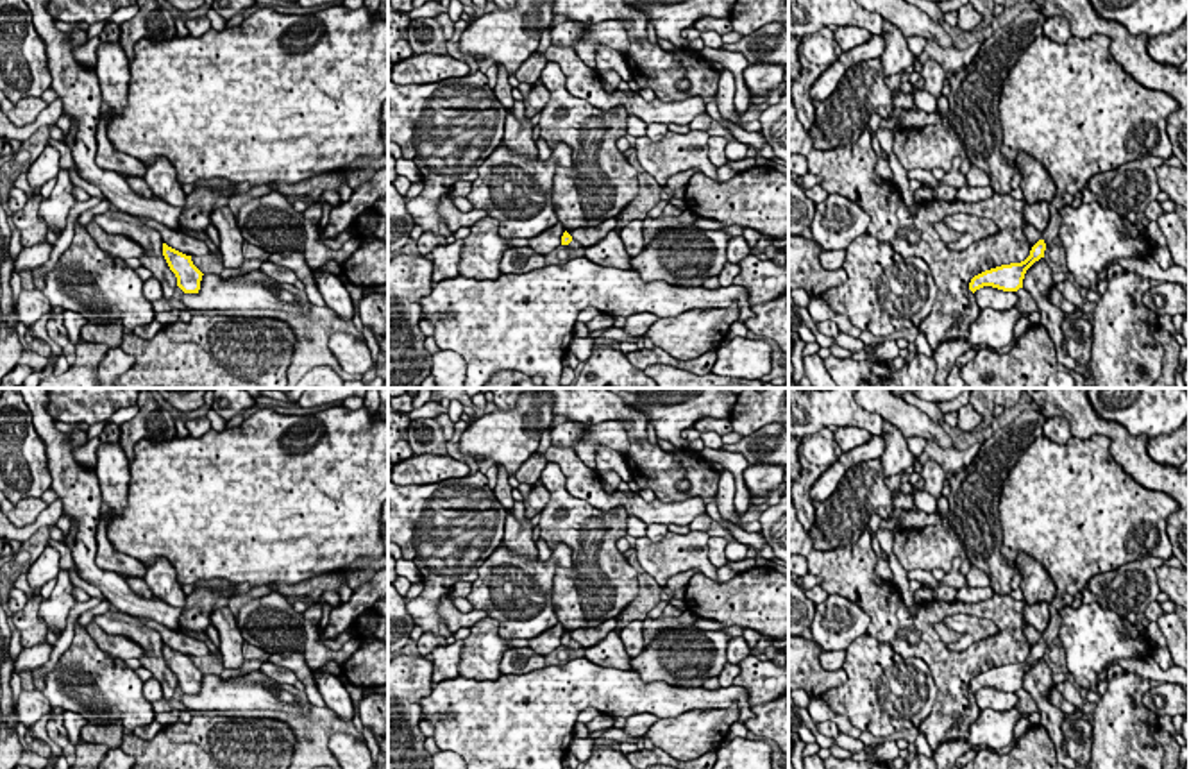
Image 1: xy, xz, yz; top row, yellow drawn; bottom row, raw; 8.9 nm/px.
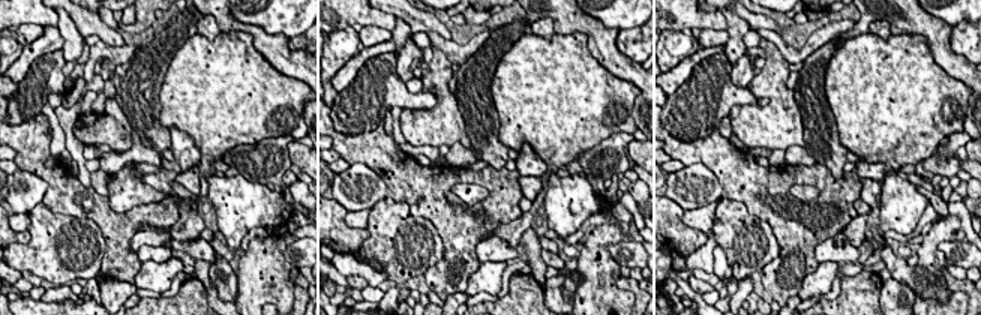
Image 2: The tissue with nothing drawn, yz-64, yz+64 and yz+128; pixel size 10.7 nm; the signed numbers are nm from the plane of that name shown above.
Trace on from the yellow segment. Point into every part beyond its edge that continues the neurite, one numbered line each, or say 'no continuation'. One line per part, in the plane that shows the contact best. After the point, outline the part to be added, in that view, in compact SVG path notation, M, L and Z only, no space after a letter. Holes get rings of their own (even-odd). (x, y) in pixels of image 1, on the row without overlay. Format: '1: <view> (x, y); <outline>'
1: yz (1073, 508); M1103 435L1085 440L1071 436L1066 445L1037 438L1008 472L998 511L1007 563L1017 569L1017 554L1023 553L1037 560L1055 585L1051 619L1042 633L1046 647L1058 637L1060 610L1085 590L1092 576L1144 556L1162 562L1173 556L1166 528L1178 503L1128 476L1110 454L1110 438Z

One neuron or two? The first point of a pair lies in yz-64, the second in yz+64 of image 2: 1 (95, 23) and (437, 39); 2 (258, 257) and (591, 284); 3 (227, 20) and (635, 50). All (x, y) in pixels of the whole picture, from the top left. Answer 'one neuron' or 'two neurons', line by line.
1: two neurons
2: one neuron
3: two neurons

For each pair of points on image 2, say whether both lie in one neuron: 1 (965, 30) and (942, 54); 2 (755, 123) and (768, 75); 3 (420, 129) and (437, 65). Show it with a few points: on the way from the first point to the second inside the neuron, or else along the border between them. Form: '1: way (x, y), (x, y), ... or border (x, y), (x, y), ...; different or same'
1: border (950, 27), (950, 47), (965, 57); different
2: way (767, 111), (773, 105), (773, 87); same
3: way (437, 113), (441, 108), (440, 81); same

